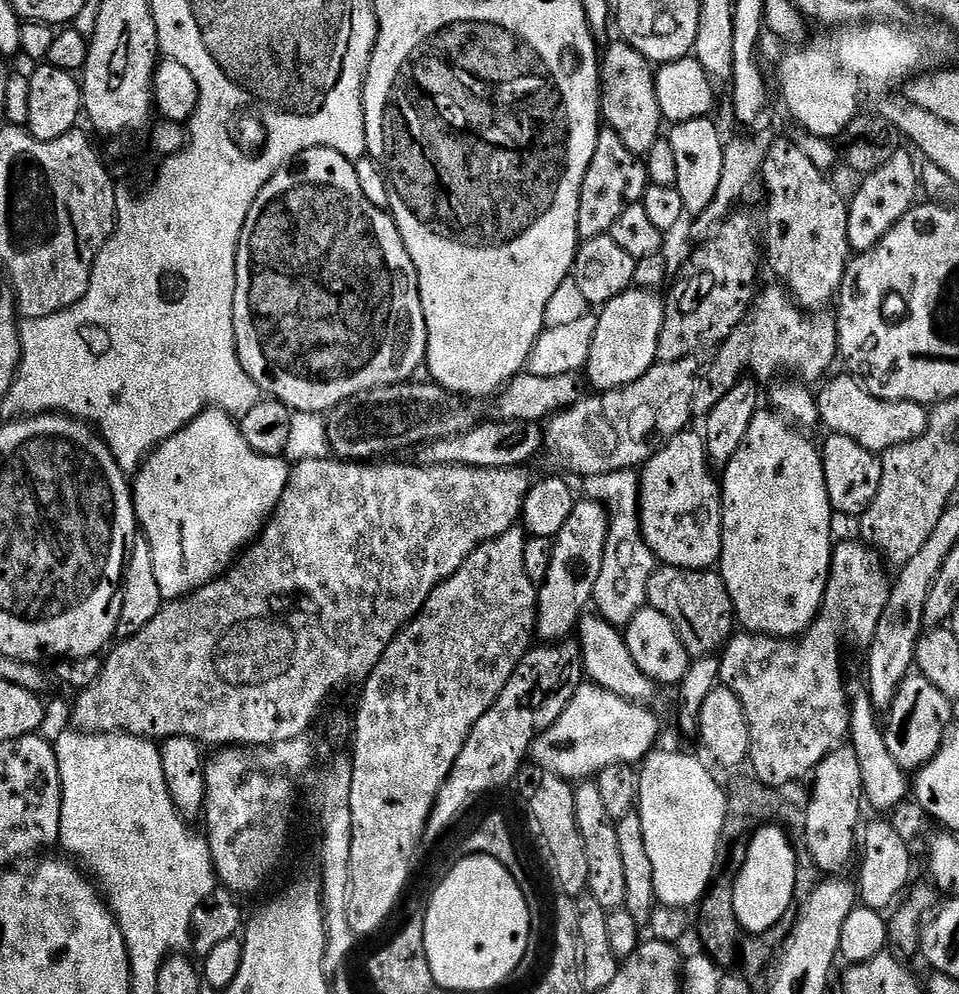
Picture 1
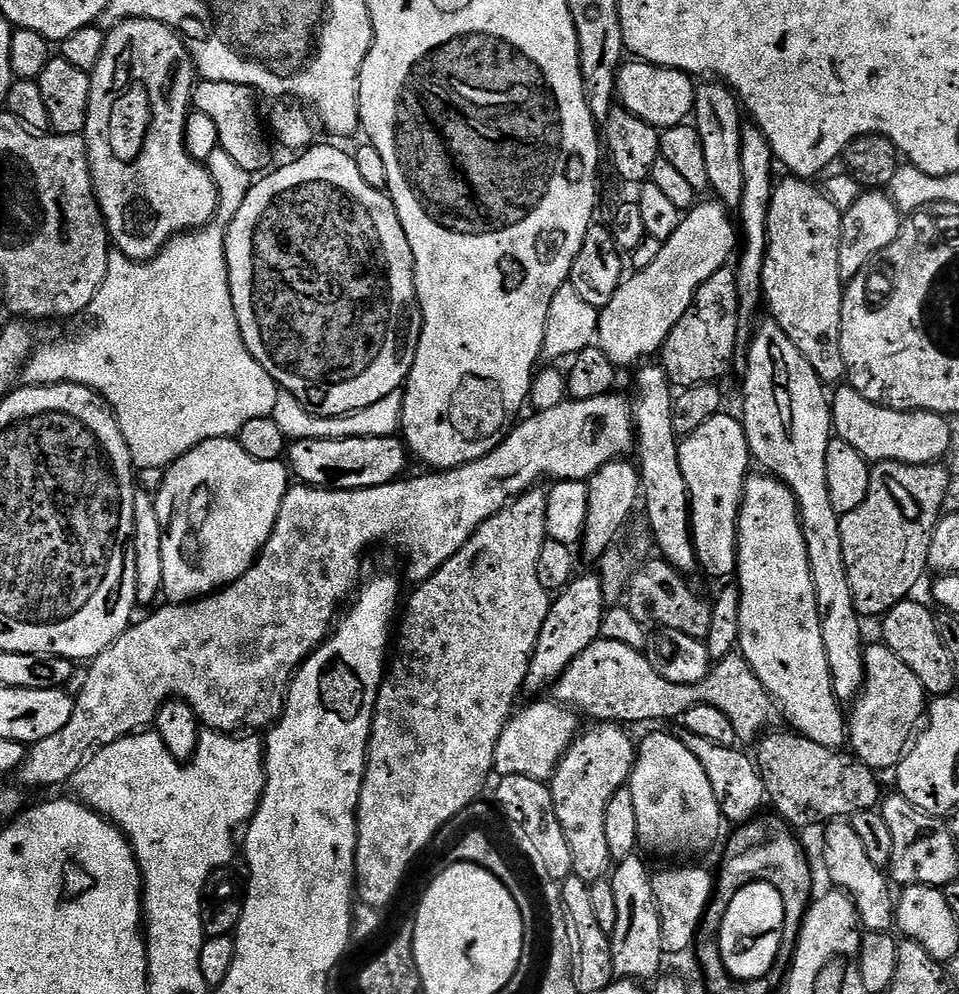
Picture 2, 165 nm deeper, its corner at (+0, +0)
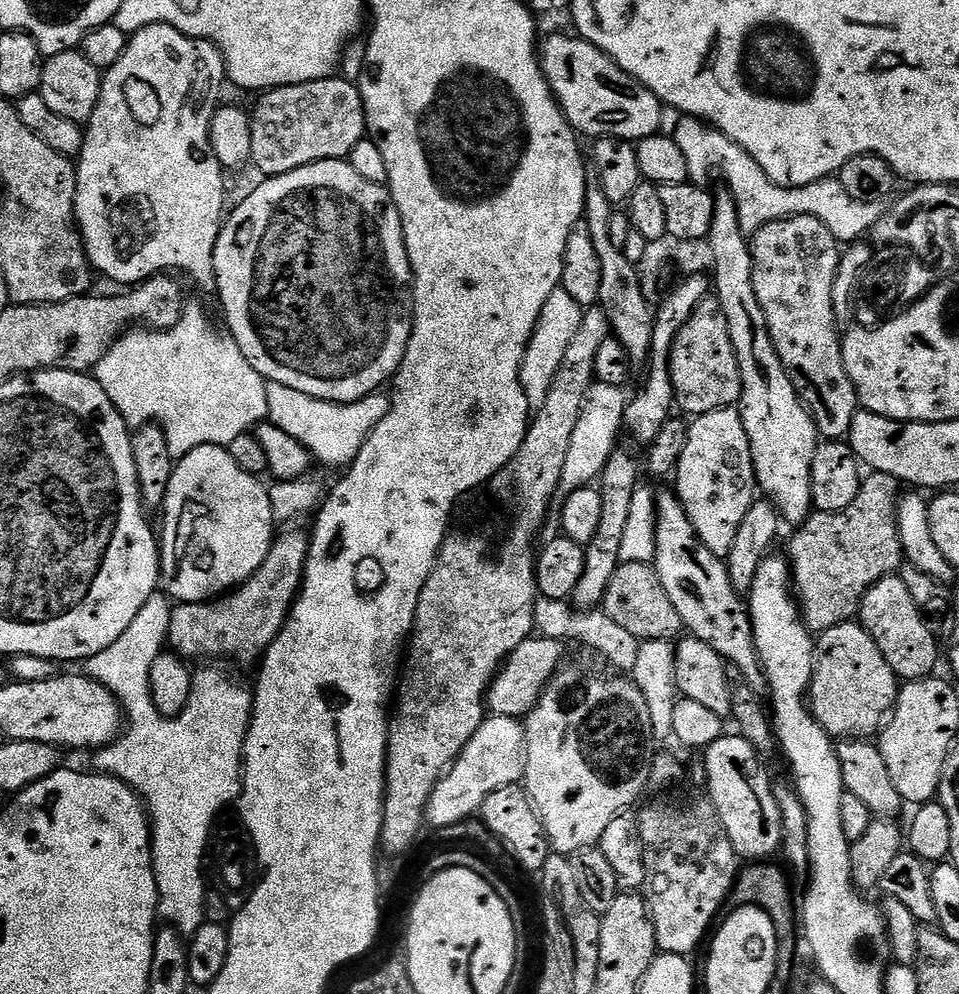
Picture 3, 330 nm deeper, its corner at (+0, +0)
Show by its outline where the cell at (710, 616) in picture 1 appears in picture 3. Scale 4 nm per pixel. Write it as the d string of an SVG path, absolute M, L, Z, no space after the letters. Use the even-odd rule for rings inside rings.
M620 563L614 570L614 578L610 578L610 586L606 586L602 611L607 619L618 622L619 626L628 630L641 642L647 640L672 642L685 631L682 618L678 618L678 610L674 610L674 602L670 602L666 590L662 590L662 582L652 564Z

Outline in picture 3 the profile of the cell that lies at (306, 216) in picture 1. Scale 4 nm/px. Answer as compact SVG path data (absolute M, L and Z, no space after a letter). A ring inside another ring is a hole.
M319 160L290 174L269 176L259 182L261 184L233 212L231 209L227 213L214 250L216 292L224 307L224 316L228 319L227 331L242 354L246 354L246 362L250 362L250 366L254 366L265 381L273 380L282 386L290 386L290 390L302 390L302 394L310 394L310 398L322 398L339 404L349 404L366 398L372 392L381 391L385 387L383 384L387 385L395 377L406 354L406 346L412 337L414 303L412 263L391 192L385 185L366 182L366 178L362 178L362 174L358 174L358 170L344 160Z

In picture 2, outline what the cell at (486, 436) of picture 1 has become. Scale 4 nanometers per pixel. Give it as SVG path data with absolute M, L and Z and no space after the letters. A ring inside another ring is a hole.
M348 436L346 439L298 438L286 452L293 477L303 484L324 489L370 489L393 484L405 475L410 453L403 439L396 436Z

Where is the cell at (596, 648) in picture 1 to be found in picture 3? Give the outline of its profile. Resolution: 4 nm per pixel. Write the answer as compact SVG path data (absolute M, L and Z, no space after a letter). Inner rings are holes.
M725 734L703 749L702 756L704 772L708 775L706 795L716 807L737 857L744 862L764 862L775 857L772 855L780 852L782 822L774 784L768 781L760 753L742 735Z

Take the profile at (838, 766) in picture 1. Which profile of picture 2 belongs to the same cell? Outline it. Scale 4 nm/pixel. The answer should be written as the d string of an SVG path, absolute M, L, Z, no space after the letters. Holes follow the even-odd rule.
M832 822L824 829L826 829L824 832L824 864L828 867L829 878L836 883L833 885L839 891L847 892L848 897L852 899L865 933L891 933L896 923L896 909L889 877L878 866L874 866L874 862L870 862L870 857L863 849L858 834L854 834L851 823Z

